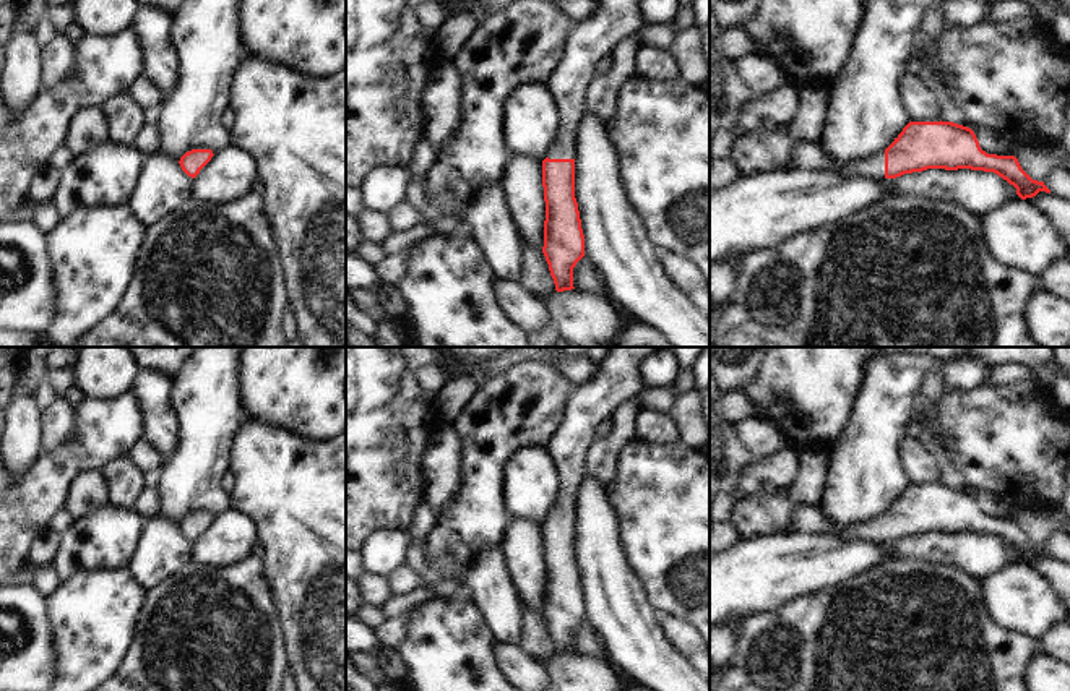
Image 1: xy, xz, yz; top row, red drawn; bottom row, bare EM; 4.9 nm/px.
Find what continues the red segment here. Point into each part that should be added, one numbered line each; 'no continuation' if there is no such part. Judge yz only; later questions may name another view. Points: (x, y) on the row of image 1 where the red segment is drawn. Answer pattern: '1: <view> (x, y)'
1: yz (874, 166)

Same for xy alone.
no continuation

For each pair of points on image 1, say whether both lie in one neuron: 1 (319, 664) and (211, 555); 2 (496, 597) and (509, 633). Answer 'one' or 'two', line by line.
1: two
2: one

